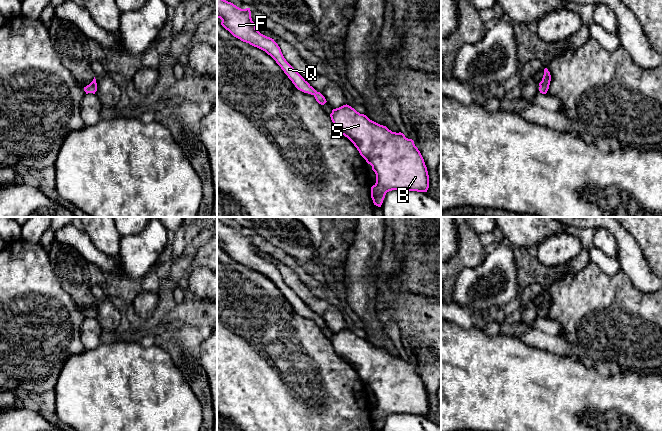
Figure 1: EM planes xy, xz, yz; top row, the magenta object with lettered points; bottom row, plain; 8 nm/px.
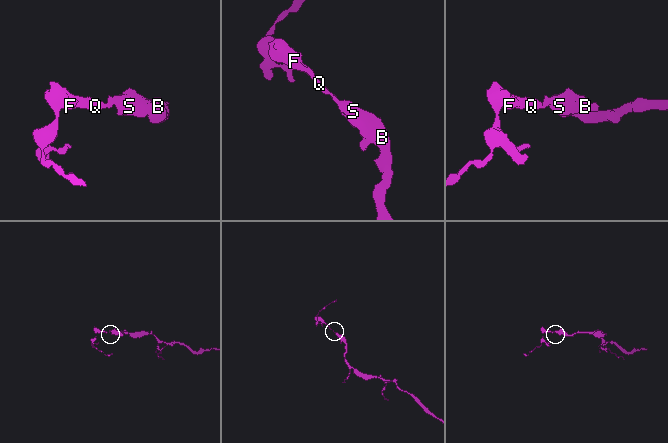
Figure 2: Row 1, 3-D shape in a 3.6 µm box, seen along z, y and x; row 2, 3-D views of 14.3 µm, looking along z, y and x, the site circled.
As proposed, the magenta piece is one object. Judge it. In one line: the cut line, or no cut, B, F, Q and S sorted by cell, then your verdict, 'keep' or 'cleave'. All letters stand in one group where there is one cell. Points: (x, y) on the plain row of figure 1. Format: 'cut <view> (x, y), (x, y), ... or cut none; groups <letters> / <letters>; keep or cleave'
cut none; groups B F Q S; keep

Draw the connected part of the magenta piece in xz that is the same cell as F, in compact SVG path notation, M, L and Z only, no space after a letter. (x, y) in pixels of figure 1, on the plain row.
M217 219L217 243L220 242L222 244L221 249L228 254L234 261L240 263L243 266L249 267L250 269L257 271L263 275L265 275L268 279L270 279L276 287L281 291L284 297L288 300L288 302L292 305L295 311L304 316L311 318L315 321L316 325L324 329L327 325L325 321L320 317L317 316L284 282L280 271L274 265L274 263L267 261L261 258L257 253L255 247L252 245L251 242L251 235L250 232L241 233L234 229L231 226L228 226L222 223L220 220Z

